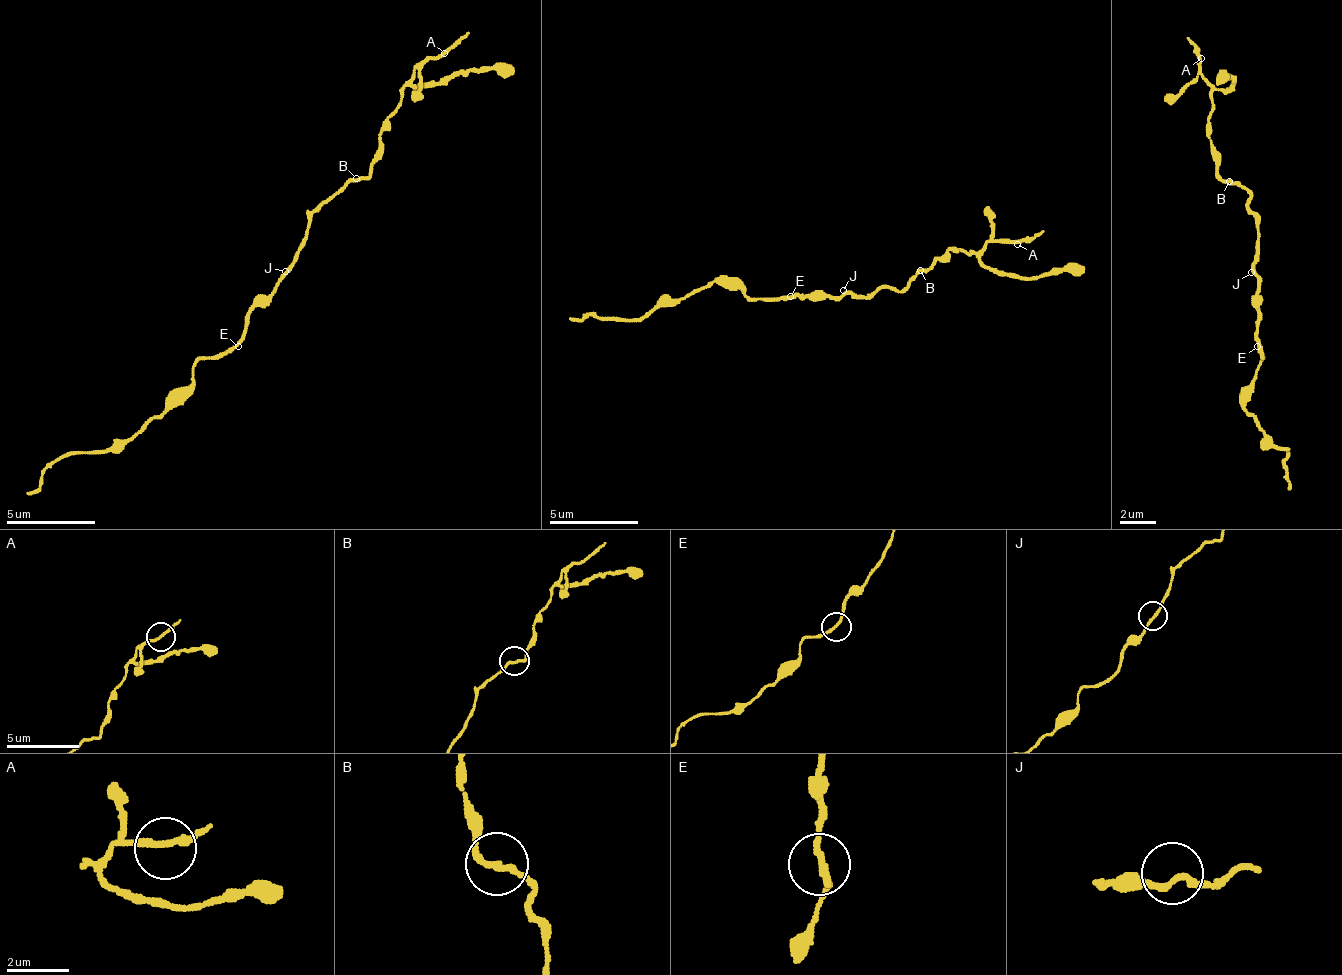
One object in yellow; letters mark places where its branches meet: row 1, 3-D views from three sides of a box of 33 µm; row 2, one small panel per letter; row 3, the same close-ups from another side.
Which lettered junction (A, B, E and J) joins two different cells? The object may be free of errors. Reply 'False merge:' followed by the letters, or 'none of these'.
False merge: none of these

